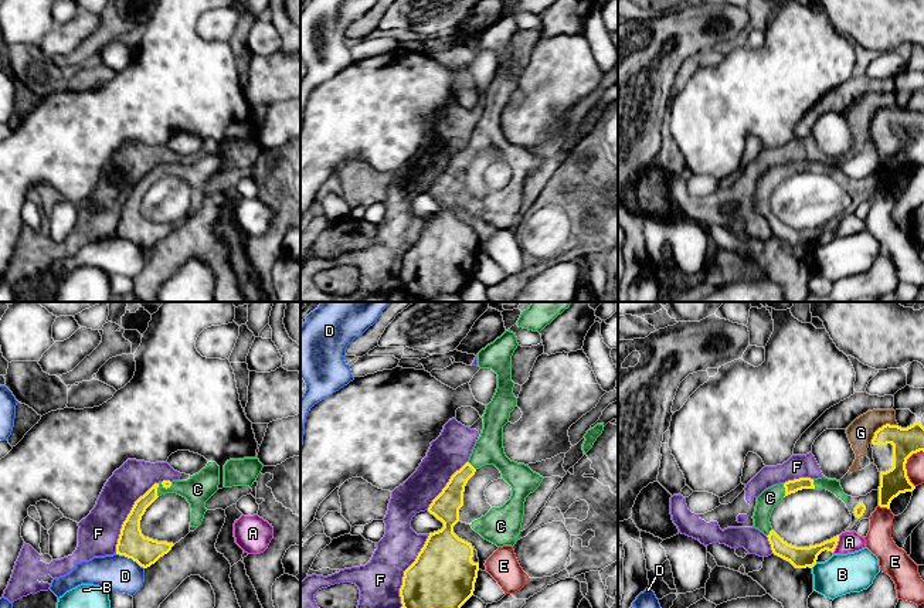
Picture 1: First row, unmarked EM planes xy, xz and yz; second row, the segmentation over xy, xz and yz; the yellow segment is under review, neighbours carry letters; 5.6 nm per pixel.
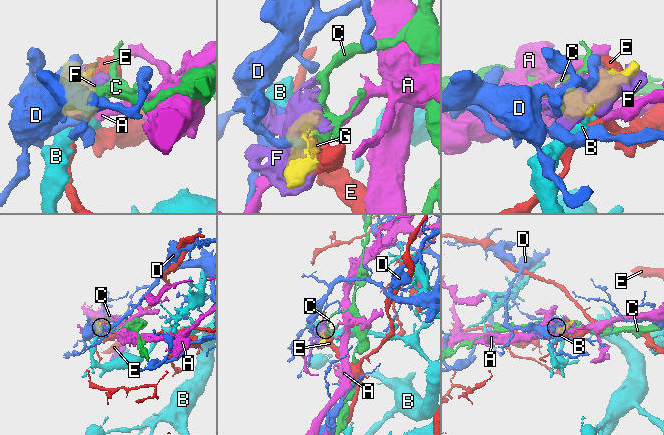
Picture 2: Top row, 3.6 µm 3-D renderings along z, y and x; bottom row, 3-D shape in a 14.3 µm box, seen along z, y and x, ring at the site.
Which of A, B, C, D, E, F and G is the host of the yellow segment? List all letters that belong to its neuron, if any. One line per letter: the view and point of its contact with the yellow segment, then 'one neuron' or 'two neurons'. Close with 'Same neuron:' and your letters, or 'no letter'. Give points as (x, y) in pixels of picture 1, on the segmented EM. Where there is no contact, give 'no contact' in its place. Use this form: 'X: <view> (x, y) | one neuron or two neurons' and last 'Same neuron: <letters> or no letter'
A: yz (836, 544) | two neurons
B: yz (814, 564) | two neurons
C: yz (785, 491) | one neuron
D: xy (131, 557) | two neurons
E: yz (904, 466) | two neurons
F: xy (128, 516) | two neurons
G: yz (883, 425) | two neurons
Same neuron: C

